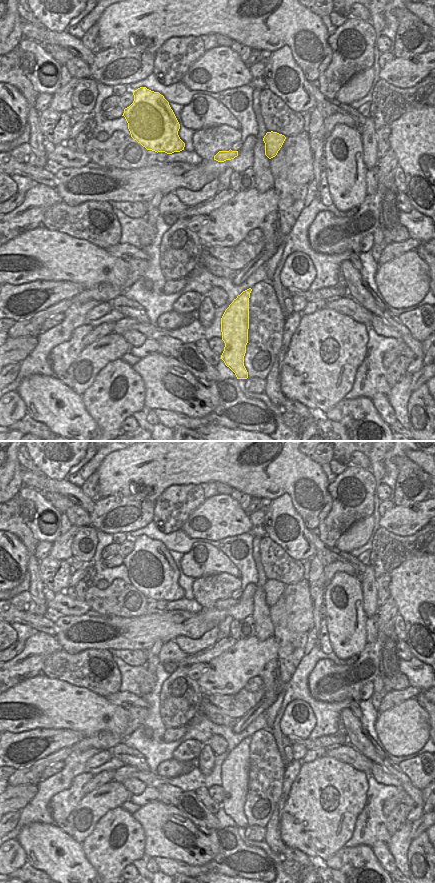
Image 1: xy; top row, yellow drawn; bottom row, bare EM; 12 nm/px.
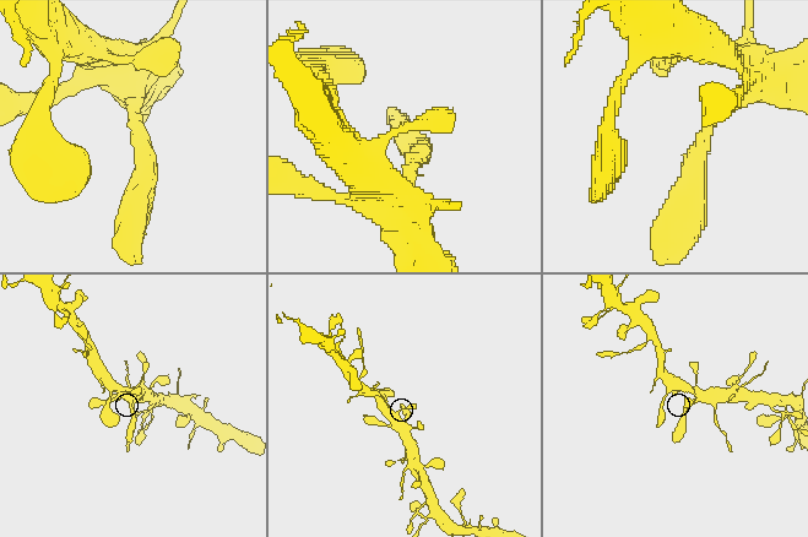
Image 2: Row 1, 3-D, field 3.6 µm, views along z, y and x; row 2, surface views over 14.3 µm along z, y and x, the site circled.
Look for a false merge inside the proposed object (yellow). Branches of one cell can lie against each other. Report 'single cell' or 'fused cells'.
single cell

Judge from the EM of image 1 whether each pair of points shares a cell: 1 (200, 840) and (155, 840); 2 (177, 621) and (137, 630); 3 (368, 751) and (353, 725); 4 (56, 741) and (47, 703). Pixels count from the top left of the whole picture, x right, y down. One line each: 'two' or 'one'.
1: one
2: one
3: one
4: two

